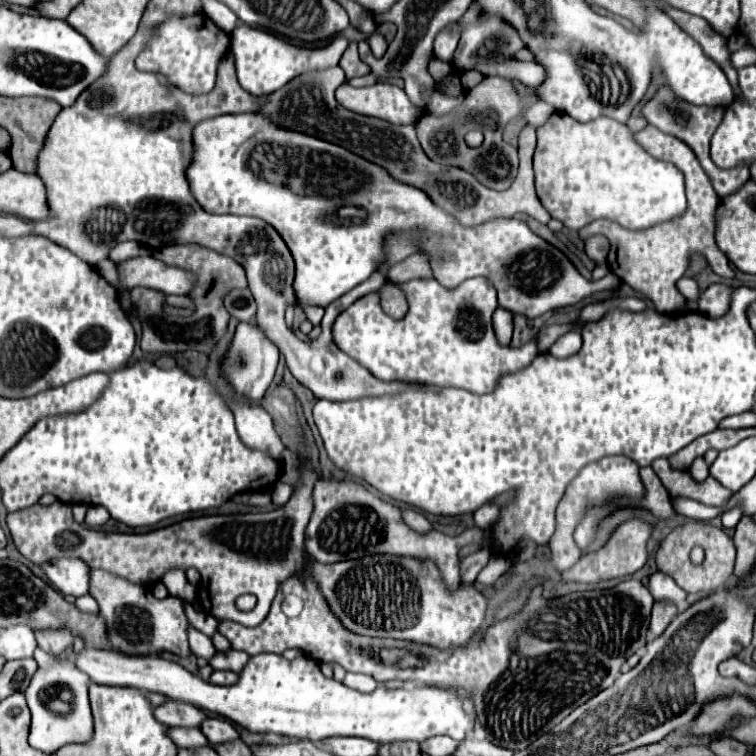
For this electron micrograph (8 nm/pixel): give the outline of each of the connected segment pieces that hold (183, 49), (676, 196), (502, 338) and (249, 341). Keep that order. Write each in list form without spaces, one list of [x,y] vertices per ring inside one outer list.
[[[205,14],[171,16],[151,32],[145,50],[135,58],[137,70],[167,76],[167,80],[187,94],[207,94],[215,86],[219,62],[229,52],[231,38]]]
[[[553,114],[537,130],[537,150],[533,156],[537,196],[551,218],[561,220],[571,230],[581,230],[597,218],[609,218],[629,230],[645,230],[659,222],[683,216],[687,210],[683,174],[673,164],[655,160],[647,154],[633,136],[635,134],[625,124],[611,118],[597,118],[583,124],[567,114]]]
[[[497,308],[493,314],[493,328],[495,328],[495,336],[501,344],[509,344],[511,342],[511,334],[513,334],[513,314],[509,310]]]
[[[241,322],[237,326],[231,350],[227,352],[227,356],[223,360],[223,372],[231,380],[231,384],[235,386],[237,394],[247,396],[249,400],[259,400],[259,398],[263,398],[269,384],[273,382],[277,362],[279,362],[277,346],[257,326]]]

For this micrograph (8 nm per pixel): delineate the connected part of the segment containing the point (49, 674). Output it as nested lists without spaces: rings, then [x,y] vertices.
[[[39,648],[35,650],[35,660],[39,662],[39,670],[25,692],[31,710],[29,744],[35,750],[53,754],[57,748],[69,742],[87,742],[93,734],[93,716],[87,698],[87,686],[89,686],[87,674],[77,670],[71,660],[57,662]]]

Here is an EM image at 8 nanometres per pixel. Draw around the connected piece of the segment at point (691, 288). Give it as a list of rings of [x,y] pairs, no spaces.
[[[681,278],[679,282],[677,282],[677,288],[679,288],[679,292],[687,298],[687,300],[691,300],[691,302],[697,302],[699,300],[699,294],[701,292],[697,292],[697,284],[695,284],[695,280],[693,278]]]

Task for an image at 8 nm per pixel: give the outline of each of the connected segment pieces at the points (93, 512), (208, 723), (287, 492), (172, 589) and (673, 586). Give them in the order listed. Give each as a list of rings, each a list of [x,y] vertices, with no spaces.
[[[89,506],[84,523],[91,528],[100,527],[109,520],[109,512],[103,506]]]
[[[207,718],[201,724],[201,732],[207,736],[207,740],[211,744],[223,744],[223,742],[239,740],[239,732],[235,730],[235,726],[229,720],[221,720],[221,718]]]
[[[277,482],[275,490],[273,490],[273,504],[275,506],[283,506],[293,494],[293,486],[287,482]]]
[[[171,570],[171,572],[167,572],[167,576],[163,576],[161,582],[167,586],[167,590],[169,590],[171,596],[177,596],[177,598],[181,598],[185,602],[193,602],[197,597],[195,586],[191,586],[187,582],[183,570]]]
[[[655,572],[655,574],[651,576],[651,580],[649,580],[649,590],[651,590],[653,598],[659,600],[659,602],[665,600],[665,602],[675,602],[675,604],[679,604],[679,602],[683,602],[683,600],[687,598],[687,592],[685,592],[683,588],[679,588],[677,582],[675,582],[671,576],[667,576],[667,574],[663,574],[663,572]]]

